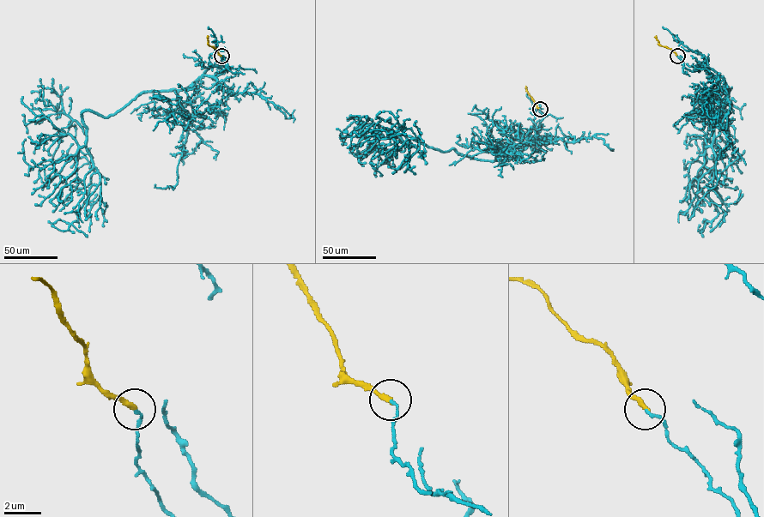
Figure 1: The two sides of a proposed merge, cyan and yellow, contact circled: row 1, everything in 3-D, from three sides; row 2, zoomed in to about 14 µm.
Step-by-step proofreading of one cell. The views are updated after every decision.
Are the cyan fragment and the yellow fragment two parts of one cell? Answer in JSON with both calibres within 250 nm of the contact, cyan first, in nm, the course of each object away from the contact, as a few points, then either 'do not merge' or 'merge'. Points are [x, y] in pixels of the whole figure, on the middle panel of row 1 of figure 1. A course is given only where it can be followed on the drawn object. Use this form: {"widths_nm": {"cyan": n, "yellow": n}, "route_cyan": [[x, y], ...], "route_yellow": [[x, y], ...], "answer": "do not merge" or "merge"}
{"widths_nm": {"cyan": 120, "yellow": 280}, "route_cyan": [[540, 109], [540, 130], [503, 159], [406, 135], [418, 145], [411, 138], [396, 149], [385, 130], [370, 131]], "route_yellow": [[540, 109], [525, 87]], "answer": "do not merge"}

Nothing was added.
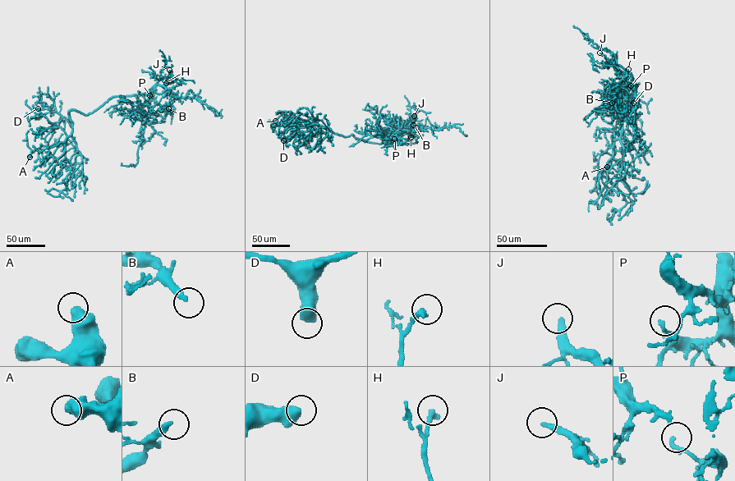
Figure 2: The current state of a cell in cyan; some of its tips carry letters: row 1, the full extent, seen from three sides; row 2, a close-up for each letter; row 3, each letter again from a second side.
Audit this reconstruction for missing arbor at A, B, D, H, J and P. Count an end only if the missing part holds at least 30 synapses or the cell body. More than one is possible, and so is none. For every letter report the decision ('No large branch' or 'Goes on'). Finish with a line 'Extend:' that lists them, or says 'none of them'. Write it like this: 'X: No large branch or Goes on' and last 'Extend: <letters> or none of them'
A: No large branch
B: No large branch
D: No large branch
H: No large branch
J: No large branch
P: No large branch
Extend: none of them

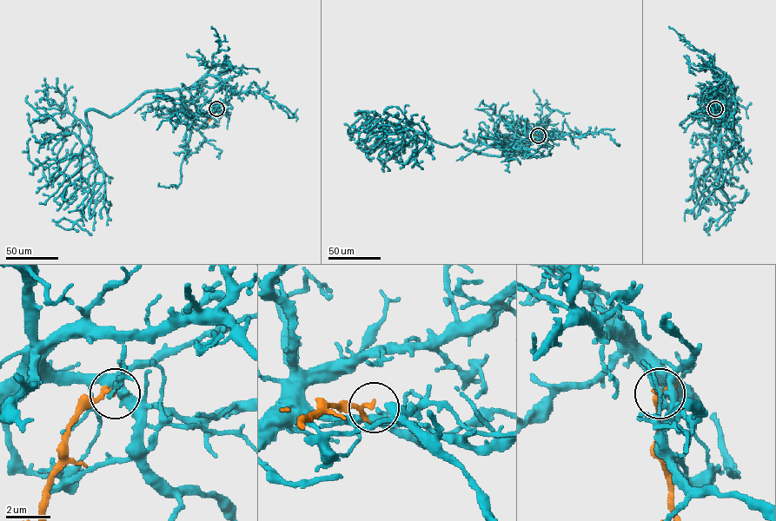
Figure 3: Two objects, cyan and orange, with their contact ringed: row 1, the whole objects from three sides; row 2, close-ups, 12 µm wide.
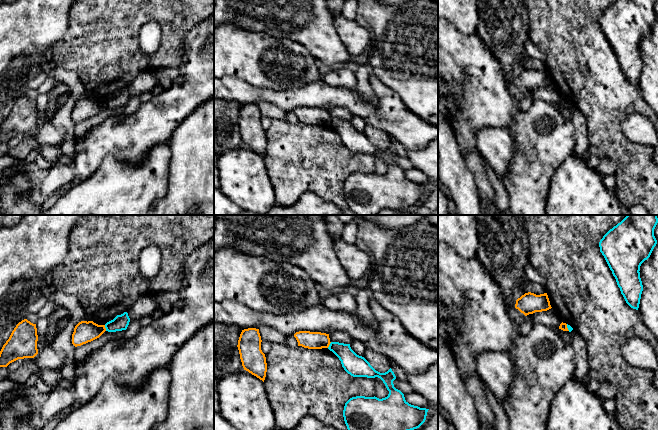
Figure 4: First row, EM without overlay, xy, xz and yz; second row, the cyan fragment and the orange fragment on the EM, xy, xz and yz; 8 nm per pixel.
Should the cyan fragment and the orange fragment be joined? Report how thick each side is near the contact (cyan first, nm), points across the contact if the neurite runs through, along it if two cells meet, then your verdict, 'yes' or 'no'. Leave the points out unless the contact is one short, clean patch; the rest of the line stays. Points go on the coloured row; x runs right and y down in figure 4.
120 nm thick on the cyan side, 170 nm on the other; no

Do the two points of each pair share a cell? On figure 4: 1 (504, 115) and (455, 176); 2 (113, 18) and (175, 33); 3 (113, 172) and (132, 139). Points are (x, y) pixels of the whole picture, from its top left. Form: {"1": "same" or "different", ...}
{"1": "different", "2": "same", "3": "different"}

